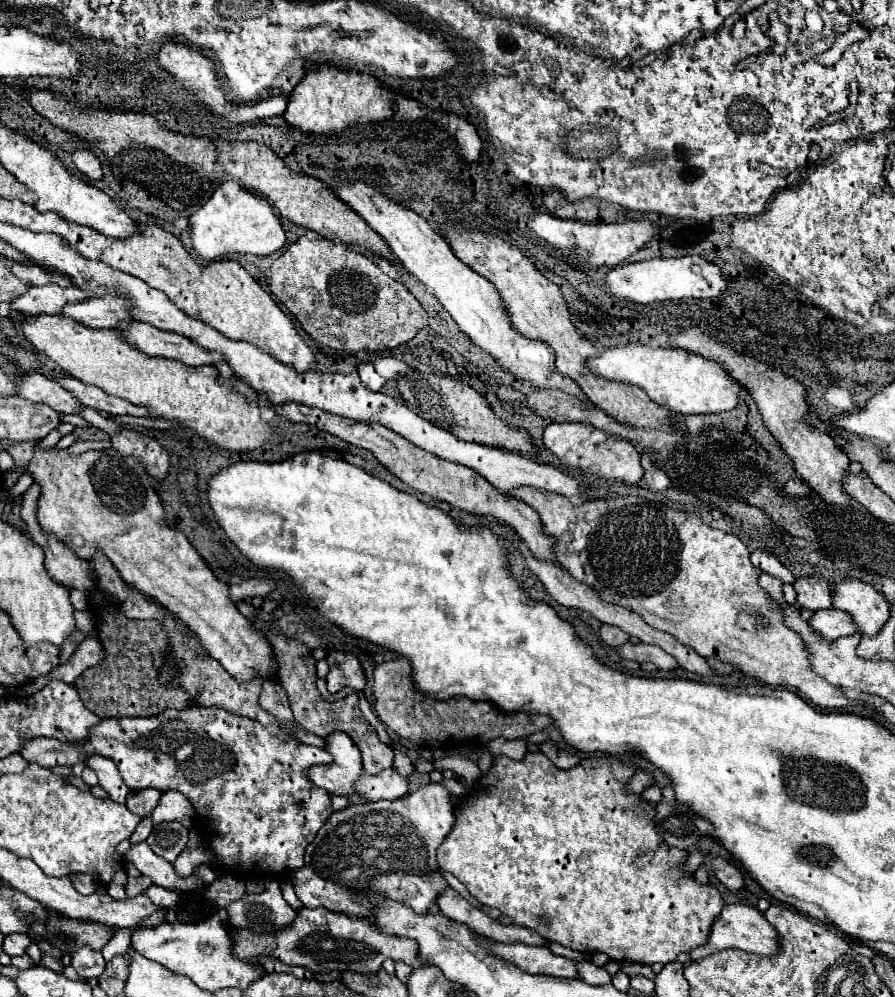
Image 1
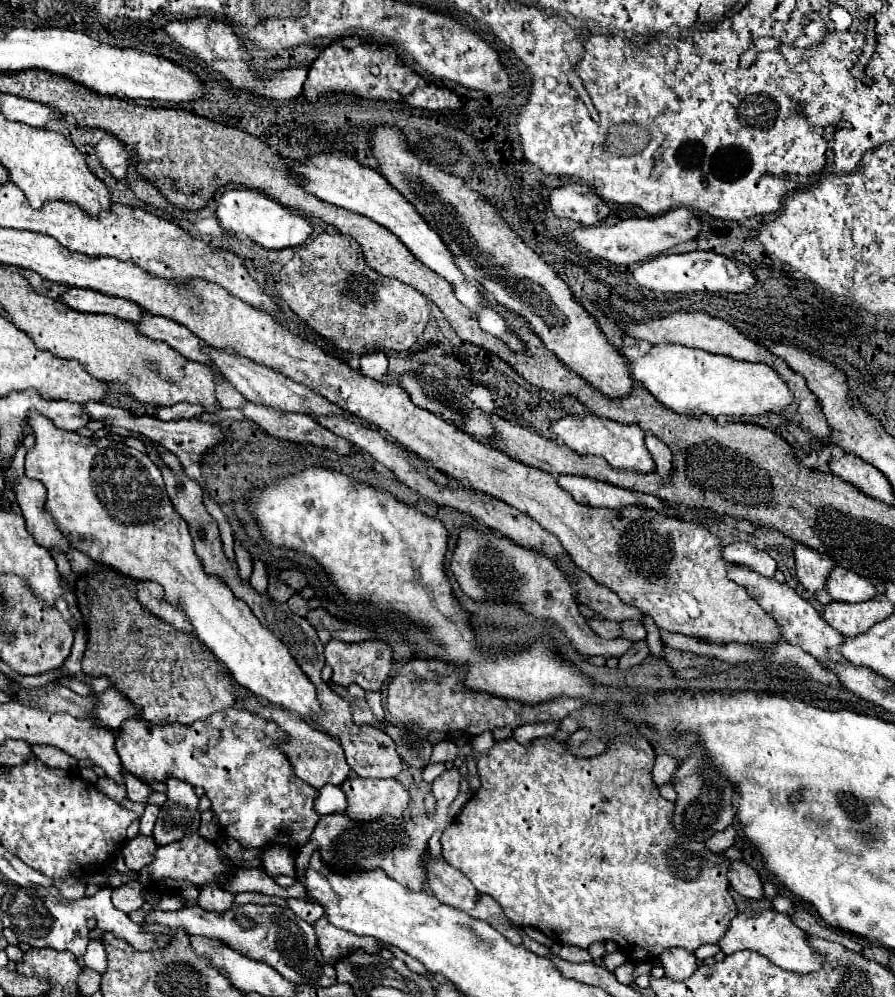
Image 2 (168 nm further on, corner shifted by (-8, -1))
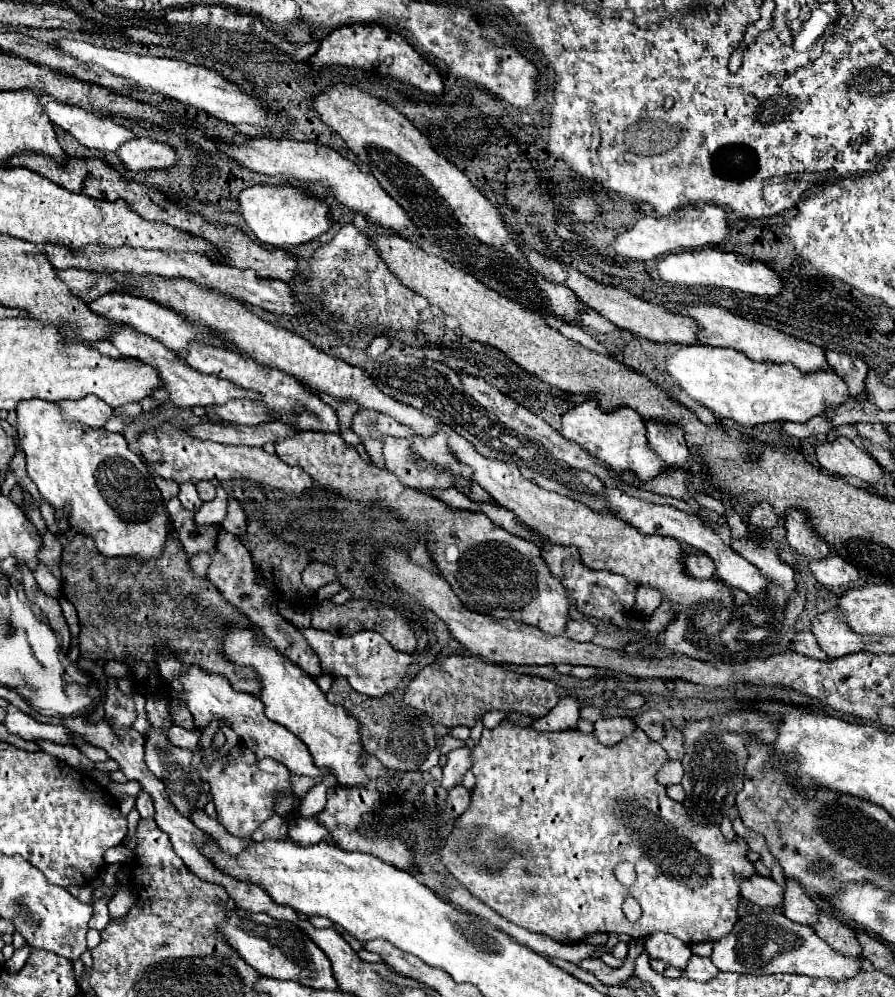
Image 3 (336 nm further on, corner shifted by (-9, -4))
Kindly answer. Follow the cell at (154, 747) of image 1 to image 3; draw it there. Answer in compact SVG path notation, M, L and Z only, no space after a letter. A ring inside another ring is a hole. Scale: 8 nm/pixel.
M213 721L201 731L201 751L193 751L193 767L197 767L201 781L207 781L211 785L211 797L217 807L217 821L235 837L249 839L251 833L273 815L273 793L277 789L289 789L289 769L285 769L281 763L273 759L257 759L251 749L243 745L243 753L233 759L231 763L225 763L225 757L217 759L219 749L211 747L211 741L215 733L219 731L223 723ZM203 757L209 761L209 765L203 763Z

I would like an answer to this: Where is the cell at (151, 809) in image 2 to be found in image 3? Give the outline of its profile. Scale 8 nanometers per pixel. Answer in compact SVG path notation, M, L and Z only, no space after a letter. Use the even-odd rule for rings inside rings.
M141 791L141 793L137 795L135 809L139 811L139 815L141 815L143 819L145 819L145 817L153 817L153 815L155 815L155 809L153 809L153 799L151 799L145 791Z

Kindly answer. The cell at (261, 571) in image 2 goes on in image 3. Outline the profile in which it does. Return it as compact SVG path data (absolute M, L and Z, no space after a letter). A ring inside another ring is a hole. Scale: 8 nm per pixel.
M229 493L229 505L227 505L227 515L223 519L223 529L227 529L233 535L245 535L247 529L247 517L245 511L241 509L241 503Z

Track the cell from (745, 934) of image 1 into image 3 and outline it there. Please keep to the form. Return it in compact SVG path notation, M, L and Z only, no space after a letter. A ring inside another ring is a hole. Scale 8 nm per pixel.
M779 911L763 913L763 921L755 915L741 917L733 931L713 943L711 961L719 971L749 973L749 975L775 975L775 973L797 973L807 977L829 977L833 981L851 979L861 973L863 959L847 957L833 951L823 939L819 939L809 925L799 925L787 919Z

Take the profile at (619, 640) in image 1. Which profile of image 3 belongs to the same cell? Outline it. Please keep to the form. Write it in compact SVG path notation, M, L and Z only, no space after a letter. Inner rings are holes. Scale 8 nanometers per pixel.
M569 621L565 635L573 641L591 641L597 629L589 621Z

